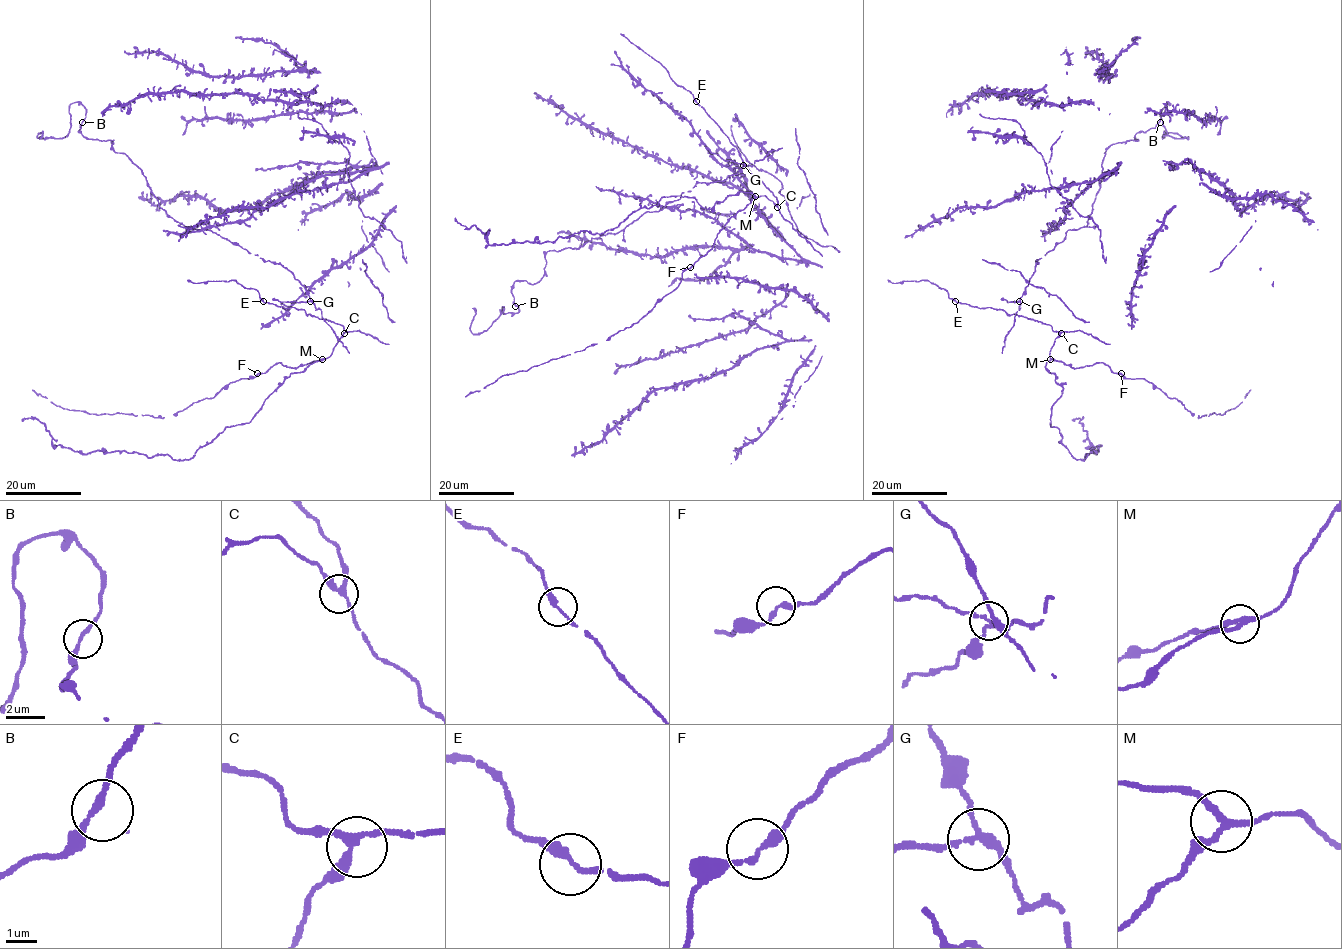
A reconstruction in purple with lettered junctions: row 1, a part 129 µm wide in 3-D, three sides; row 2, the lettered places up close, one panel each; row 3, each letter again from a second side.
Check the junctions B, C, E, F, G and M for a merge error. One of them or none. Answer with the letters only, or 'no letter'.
M

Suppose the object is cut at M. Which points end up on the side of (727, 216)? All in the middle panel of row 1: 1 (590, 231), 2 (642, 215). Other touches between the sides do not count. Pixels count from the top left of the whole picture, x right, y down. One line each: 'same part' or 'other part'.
1: other part
2: same part

